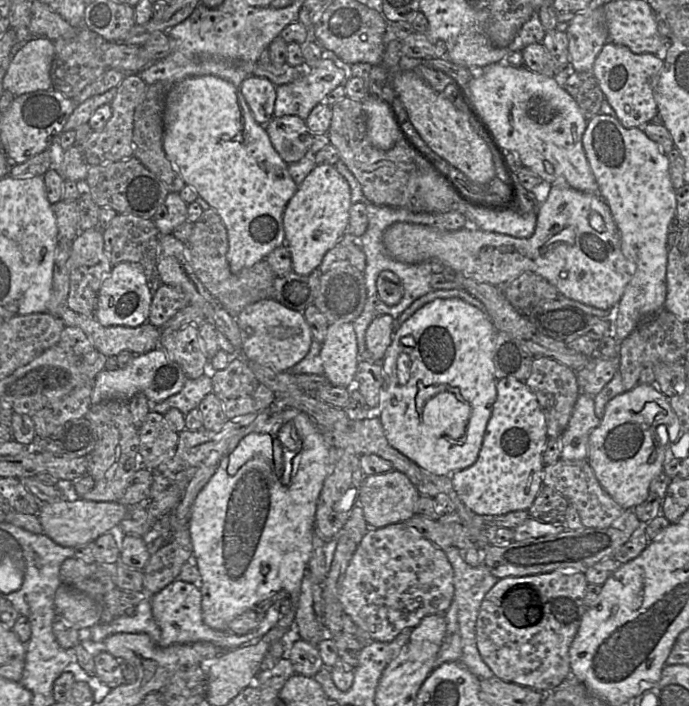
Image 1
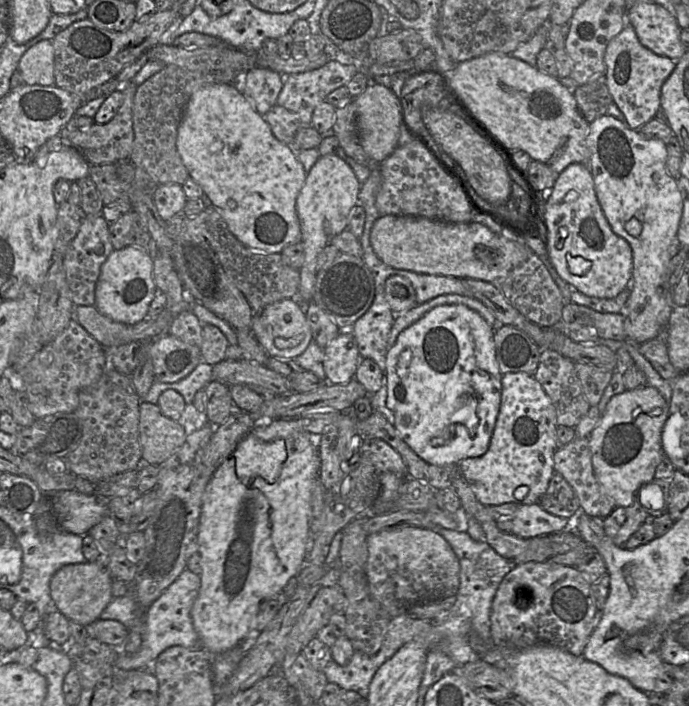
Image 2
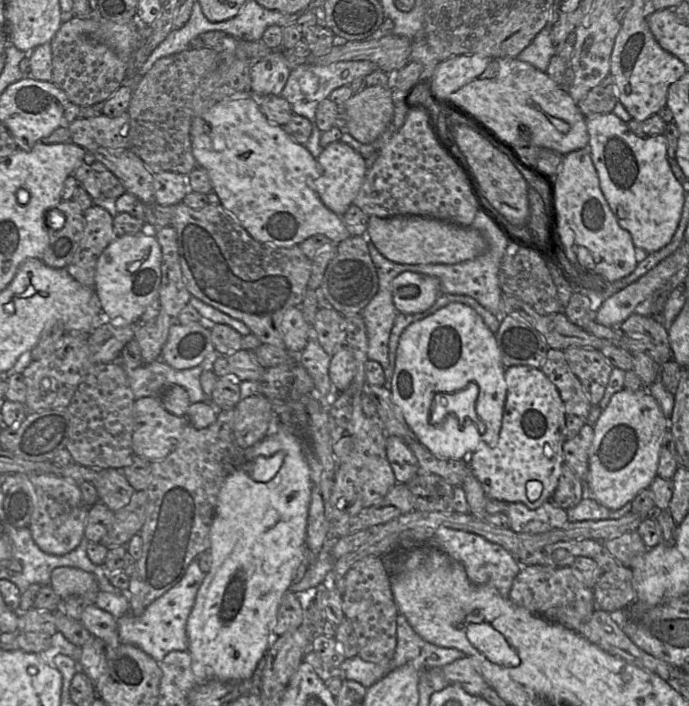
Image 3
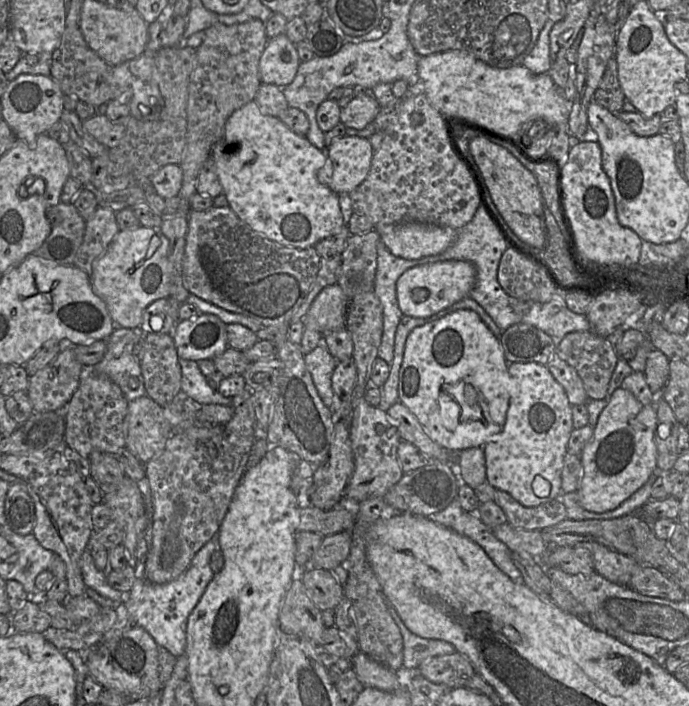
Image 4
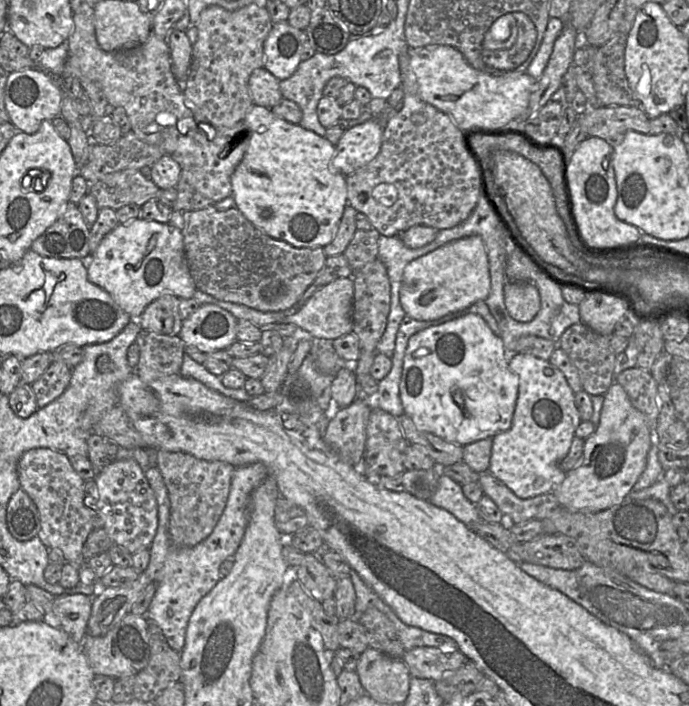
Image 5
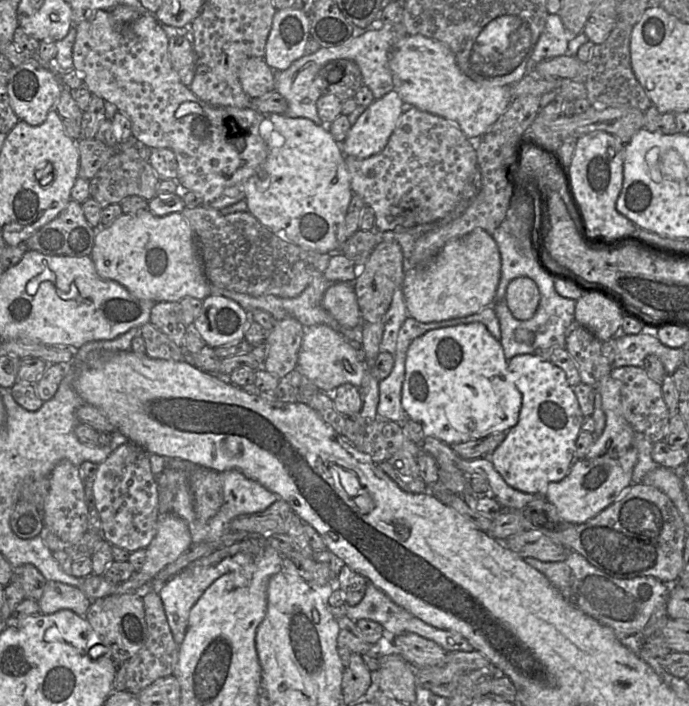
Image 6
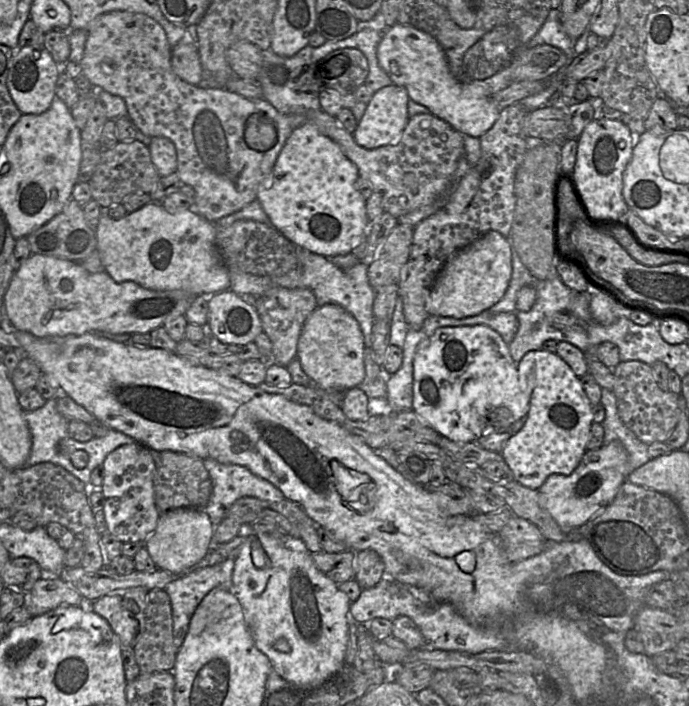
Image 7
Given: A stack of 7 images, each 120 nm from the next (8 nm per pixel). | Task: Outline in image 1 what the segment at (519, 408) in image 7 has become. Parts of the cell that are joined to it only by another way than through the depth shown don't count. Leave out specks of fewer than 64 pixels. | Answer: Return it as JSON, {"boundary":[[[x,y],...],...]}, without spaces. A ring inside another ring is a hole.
{"boundary":[[[460,298],[435,299],[425,304],[405,322],[399,325],[393,334],[392,342],[387,348],[385,356],[381,361],[384,382],[380,392],[379,402],[382,411],[380,417],[378,418],[380,418],[389,444],[410,460],[415,462],[418,466],[424,468],[430,473],[436,475],[452,475],[456,471],[468,468],[478,459],[486,427],[492,415],[493,406],[497,397],[497,380],[495,378],[494,365],[496,334],[497,330],[488,315],[484,311],[471,304],[468,304]],[[407,335],[410,335],[414,338],[415,344],[413,347],[405,347],[402,345],[401,339]],[[402,352],[407,352],[411,359],[409,378],[403,384],[397,379],[397,358]]]}

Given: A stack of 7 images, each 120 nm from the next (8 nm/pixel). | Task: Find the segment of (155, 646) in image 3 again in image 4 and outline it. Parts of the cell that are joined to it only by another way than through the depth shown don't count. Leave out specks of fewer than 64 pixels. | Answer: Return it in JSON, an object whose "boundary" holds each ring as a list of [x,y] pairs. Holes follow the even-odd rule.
{"boundary":[[[218,532],[195,554],[185,572],[165,584],[155,584],[146,579],[146,558],[143,555],[136,564],[132,588],[123,595],[123,603],[132,616],[134,625],[145,629],[159,647],[165,648],[176,658],[185,653],[188,618],[215,576],[210,567],[210,559],[217,550],[220,550]]]}

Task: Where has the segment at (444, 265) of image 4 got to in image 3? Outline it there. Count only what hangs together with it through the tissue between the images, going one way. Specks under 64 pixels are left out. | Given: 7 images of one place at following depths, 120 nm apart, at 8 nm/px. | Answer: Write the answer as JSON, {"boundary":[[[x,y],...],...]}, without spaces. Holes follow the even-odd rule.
{"boundary":[[[407,271],[392,281],[393,303],[399,314],[417,314],[428,310],[441,295],[437,278]]]}

